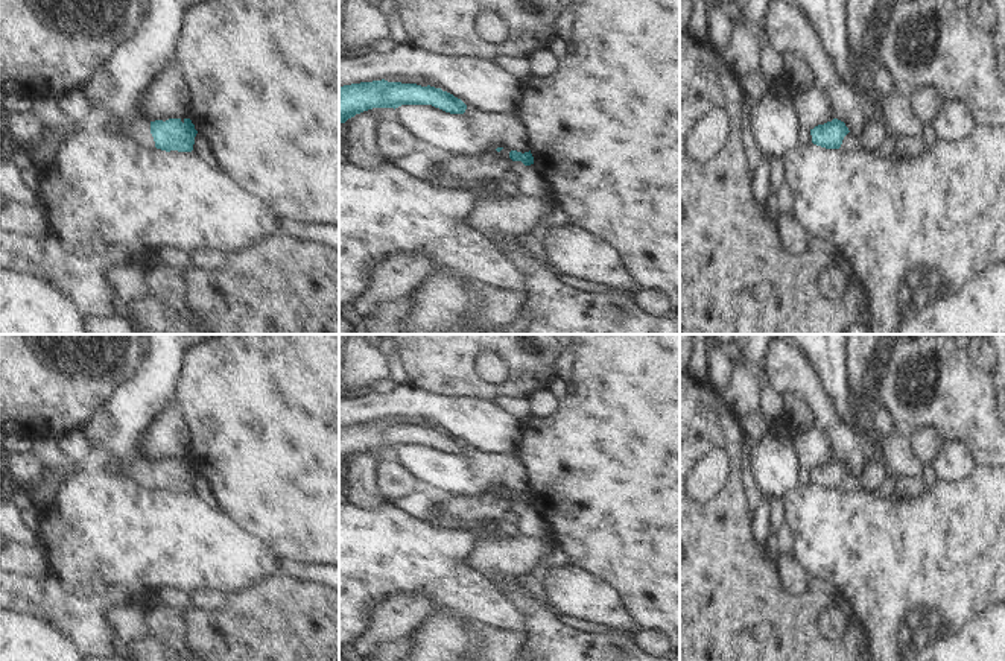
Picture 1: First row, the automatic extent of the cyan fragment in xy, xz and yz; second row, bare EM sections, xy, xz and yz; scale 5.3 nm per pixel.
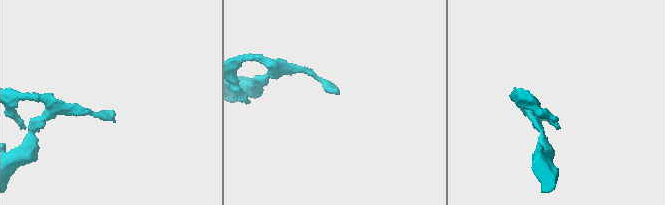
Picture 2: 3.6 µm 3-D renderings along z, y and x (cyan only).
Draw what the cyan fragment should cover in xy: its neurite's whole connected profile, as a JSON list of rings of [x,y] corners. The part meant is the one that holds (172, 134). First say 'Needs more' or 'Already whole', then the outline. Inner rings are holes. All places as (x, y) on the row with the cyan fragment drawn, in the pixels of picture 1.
Already whole. [[[169,119],[151,122],[155,147],[170,152],[192,152],[198,131],[190,119]]]

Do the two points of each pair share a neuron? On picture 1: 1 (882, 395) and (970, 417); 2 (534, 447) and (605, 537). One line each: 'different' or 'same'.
1: same
2: same

